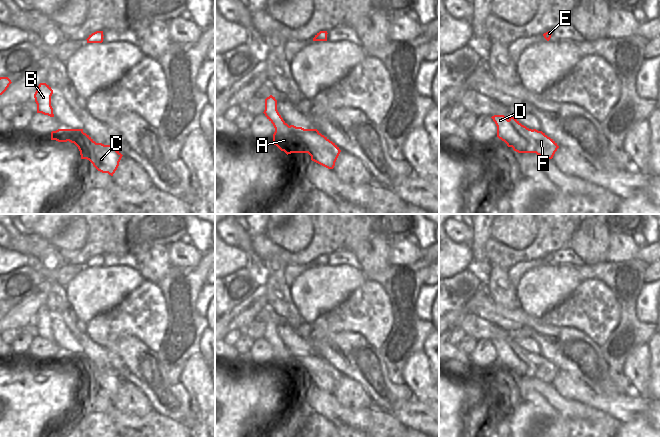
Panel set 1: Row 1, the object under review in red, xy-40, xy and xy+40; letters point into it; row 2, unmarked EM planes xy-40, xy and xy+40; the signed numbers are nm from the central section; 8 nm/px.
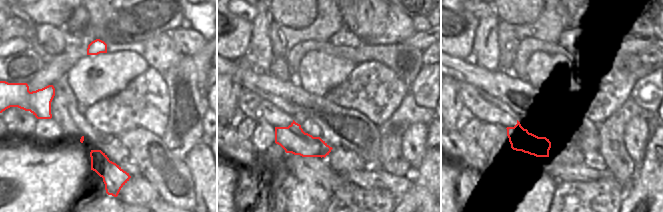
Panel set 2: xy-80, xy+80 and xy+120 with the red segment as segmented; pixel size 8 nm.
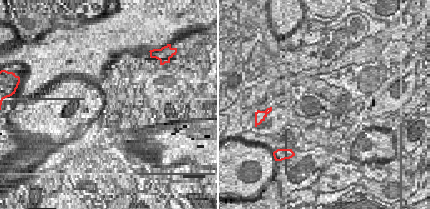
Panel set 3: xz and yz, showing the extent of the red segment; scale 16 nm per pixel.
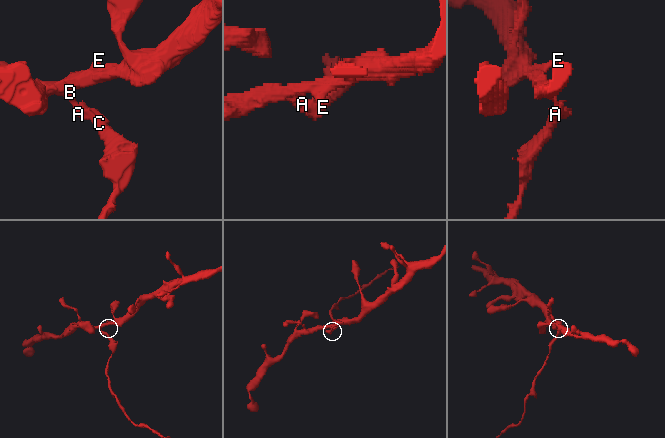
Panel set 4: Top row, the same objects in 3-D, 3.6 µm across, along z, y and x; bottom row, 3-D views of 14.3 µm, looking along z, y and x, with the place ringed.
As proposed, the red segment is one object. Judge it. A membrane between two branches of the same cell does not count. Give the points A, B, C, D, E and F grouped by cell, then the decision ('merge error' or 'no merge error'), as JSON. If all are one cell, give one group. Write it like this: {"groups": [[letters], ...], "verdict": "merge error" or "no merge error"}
{"groups": [["A", "B", "D", "E"], ["C", "F"]], "verdict": "merge error"}

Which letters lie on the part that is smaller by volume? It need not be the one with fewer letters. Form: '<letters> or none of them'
C, F

